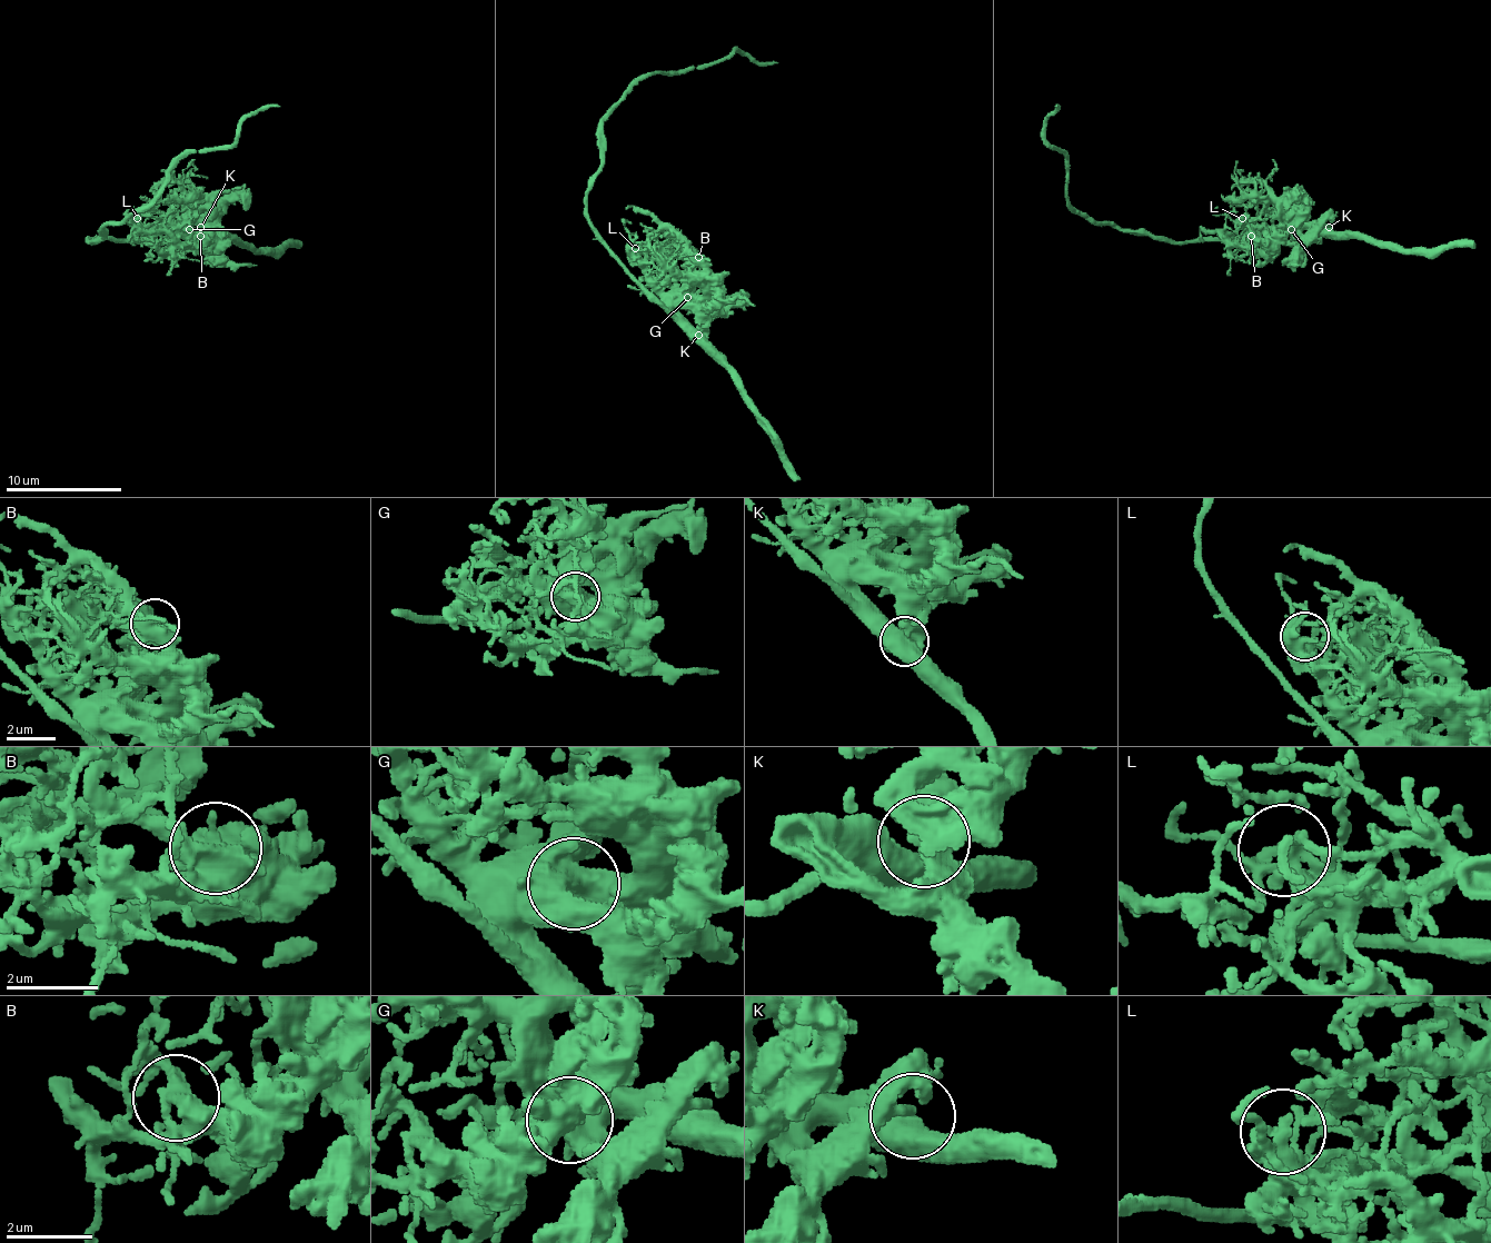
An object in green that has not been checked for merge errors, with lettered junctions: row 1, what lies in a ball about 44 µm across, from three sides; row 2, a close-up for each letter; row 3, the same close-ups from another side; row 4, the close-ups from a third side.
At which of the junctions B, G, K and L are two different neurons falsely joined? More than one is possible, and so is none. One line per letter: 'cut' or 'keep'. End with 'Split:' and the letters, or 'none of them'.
B: keep
G: keep
K: keep
L: keep
Split: none of them

